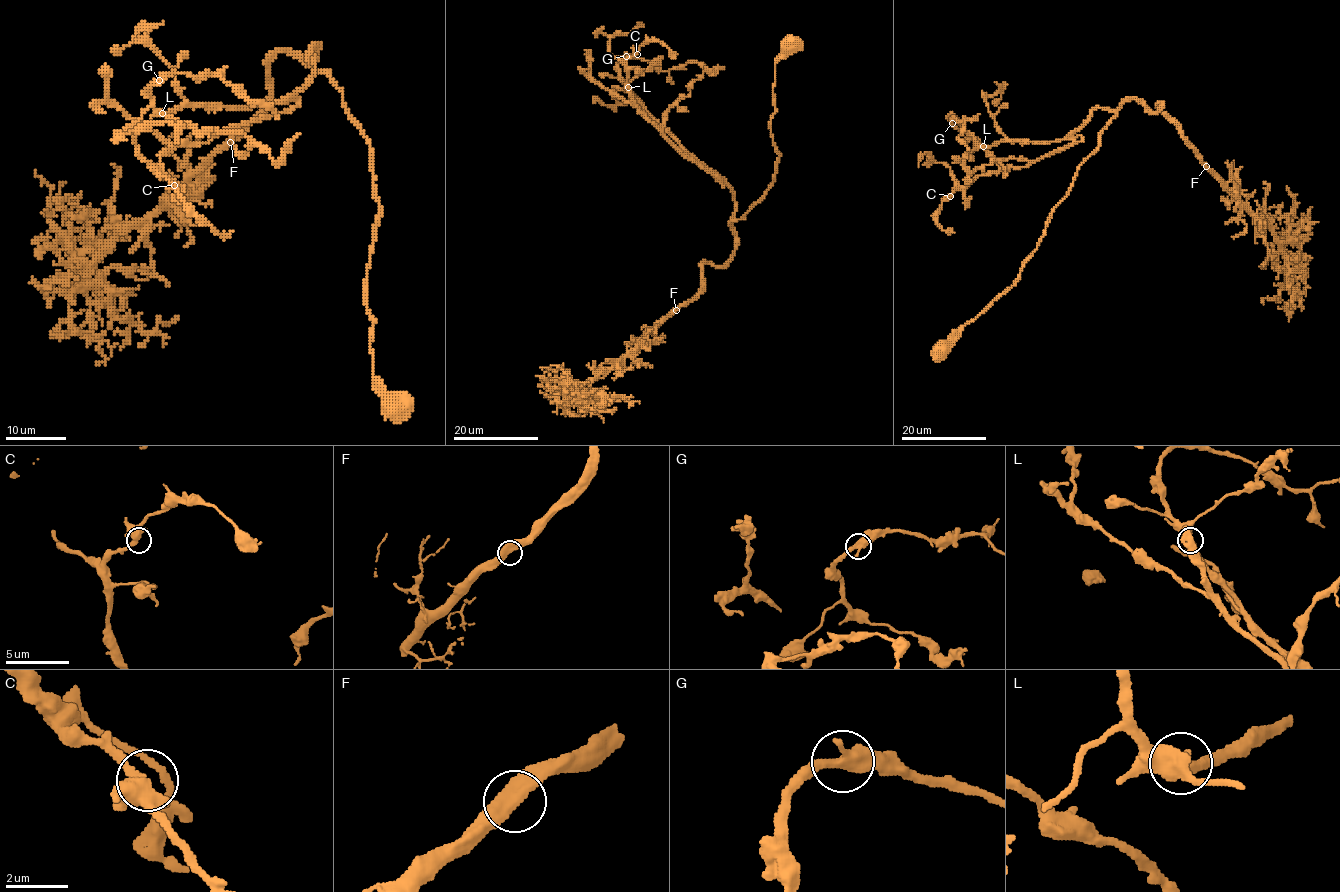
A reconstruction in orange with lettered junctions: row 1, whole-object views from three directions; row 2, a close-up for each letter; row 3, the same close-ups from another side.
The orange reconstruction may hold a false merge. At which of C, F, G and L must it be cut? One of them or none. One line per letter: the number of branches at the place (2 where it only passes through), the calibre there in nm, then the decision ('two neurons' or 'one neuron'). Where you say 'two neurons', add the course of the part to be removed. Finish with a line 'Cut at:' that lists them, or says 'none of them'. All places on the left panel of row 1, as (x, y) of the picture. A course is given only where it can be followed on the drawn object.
C: branches 2; calibre 480 nm; one neuron
F: branches 2; calibre 500 nm; one neuron
G: branches 2; calibre 480 nm; one neuron
L: branches 2; calibre 480 nm; one neuron
Cut at: none of them

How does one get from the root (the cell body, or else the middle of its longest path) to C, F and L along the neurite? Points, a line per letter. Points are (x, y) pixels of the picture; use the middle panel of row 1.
C: (792, 44), (774, 63), (773, 183), (735, 220), (732, 189), (690, 160), (636, 104), (626, 60), (637, 54)
F: (792, 44), (774, 63), (773, 183), (731, 222), (731, 259), (705, 262), (702, 288), (676, 310)
L: (792, 44), (774, 63), (773, 183), (739, 219), (732, 220), (732, 189), (628, 87)

